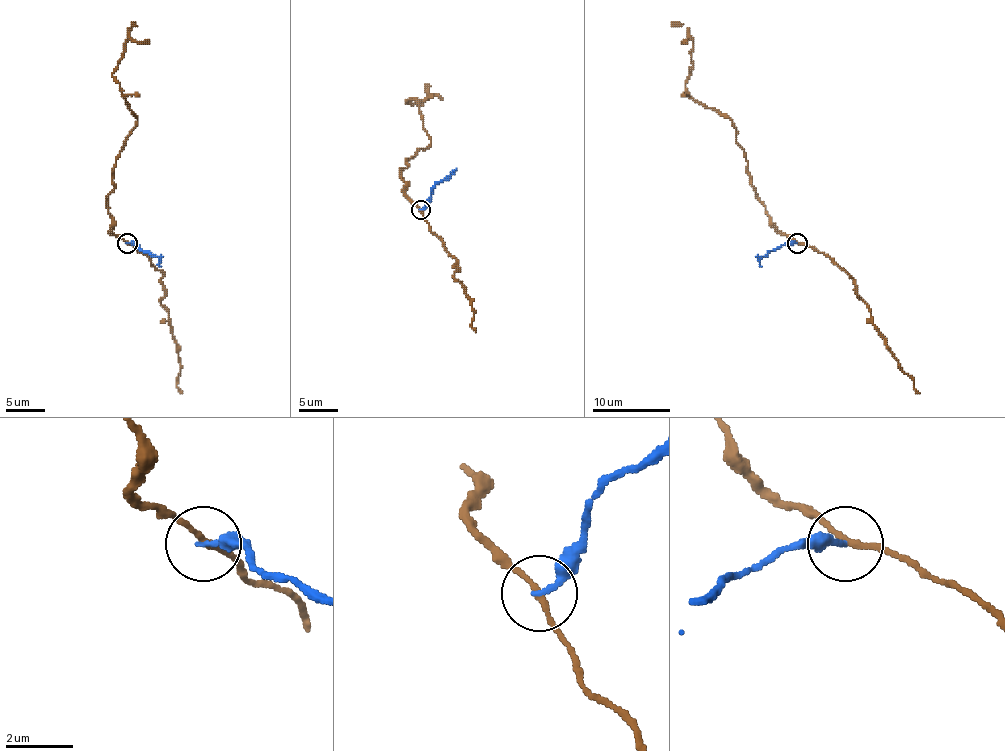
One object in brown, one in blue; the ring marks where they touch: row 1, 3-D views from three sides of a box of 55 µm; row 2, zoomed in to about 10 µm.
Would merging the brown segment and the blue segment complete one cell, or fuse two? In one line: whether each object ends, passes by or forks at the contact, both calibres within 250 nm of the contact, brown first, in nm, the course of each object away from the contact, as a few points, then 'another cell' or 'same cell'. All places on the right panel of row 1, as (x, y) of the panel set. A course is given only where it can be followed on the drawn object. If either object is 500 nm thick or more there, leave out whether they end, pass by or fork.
brown passes by | blue ends | 160/200 nm | brown via (796, 243), (779, 233), (759, 200), (730, 120), (699, 104), (685, 86), (693, 40), (683, 24), (671, 22) | blue via (796, 243), (785, 243), (773, 249), (761, 258), (761, 266) | another cell

